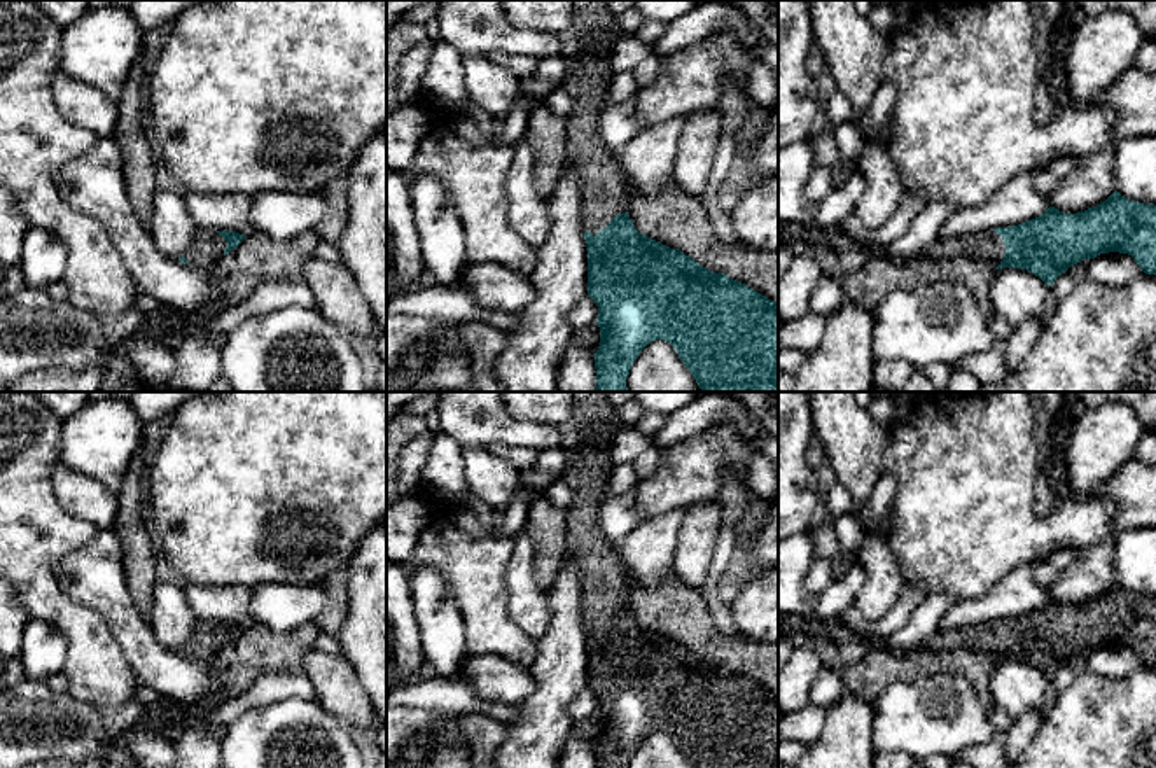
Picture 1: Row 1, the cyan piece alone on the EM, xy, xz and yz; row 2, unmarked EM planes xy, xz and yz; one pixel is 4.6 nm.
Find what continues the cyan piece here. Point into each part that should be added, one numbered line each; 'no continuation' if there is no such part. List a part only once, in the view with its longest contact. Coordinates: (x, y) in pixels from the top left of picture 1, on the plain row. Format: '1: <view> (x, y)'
1: xz (604, 581)

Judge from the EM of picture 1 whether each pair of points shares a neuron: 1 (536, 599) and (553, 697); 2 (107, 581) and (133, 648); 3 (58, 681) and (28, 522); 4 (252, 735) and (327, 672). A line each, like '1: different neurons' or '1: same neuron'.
1: different neurons
2: same neuron
3: different neurons
4: different neurons

